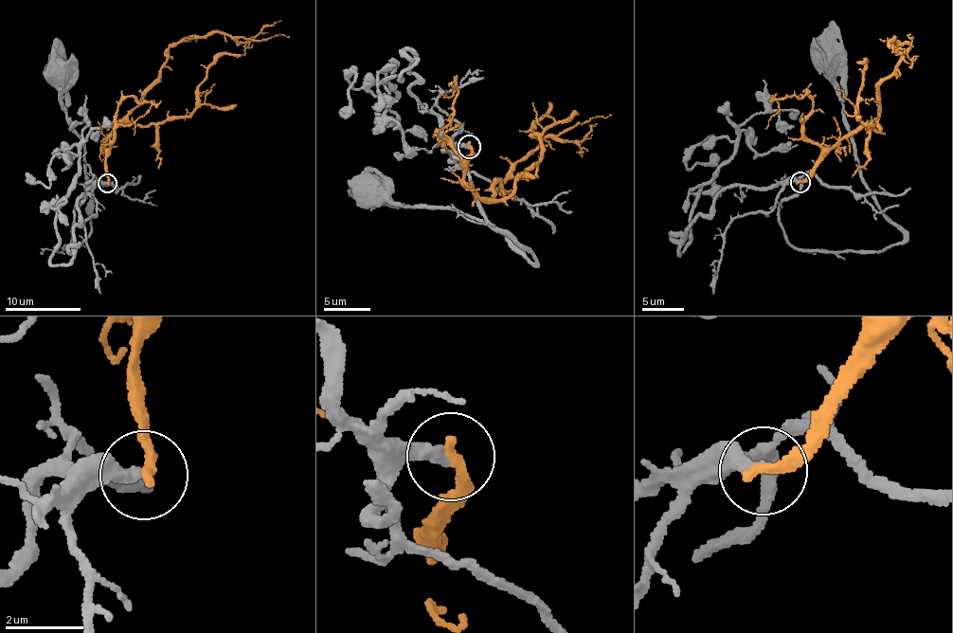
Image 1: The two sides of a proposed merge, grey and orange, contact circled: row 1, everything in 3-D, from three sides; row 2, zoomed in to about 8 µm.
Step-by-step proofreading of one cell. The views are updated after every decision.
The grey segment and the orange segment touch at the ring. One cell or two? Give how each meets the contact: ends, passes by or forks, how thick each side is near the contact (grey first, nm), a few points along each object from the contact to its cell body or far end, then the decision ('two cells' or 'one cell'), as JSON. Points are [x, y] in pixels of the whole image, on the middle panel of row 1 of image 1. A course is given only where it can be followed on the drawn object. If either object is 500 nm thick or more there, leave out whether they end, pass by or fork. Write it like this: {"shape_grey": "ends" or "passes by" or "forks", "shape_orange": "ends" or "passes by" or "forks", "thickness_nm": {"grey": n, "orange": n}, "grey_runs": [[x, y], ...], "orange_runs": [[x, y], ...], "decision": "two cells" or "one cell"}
{"shape_grey": "ends", "shape_orange": "ends", "thickness_nm": {"grey": 320, "orange": 320}, "grey_runs": [[468, 147], [455, 161], [442, 150], [459, 159], [477, 209], [534, 262], [472, 215], [399, 205], [371, 189]], "orange_runs": [[468, 147], [462, 175], [492, 199], [497, 180], [501, 190], [540, 144], [580, 142], [598, 122]], "decision": "one cell"}

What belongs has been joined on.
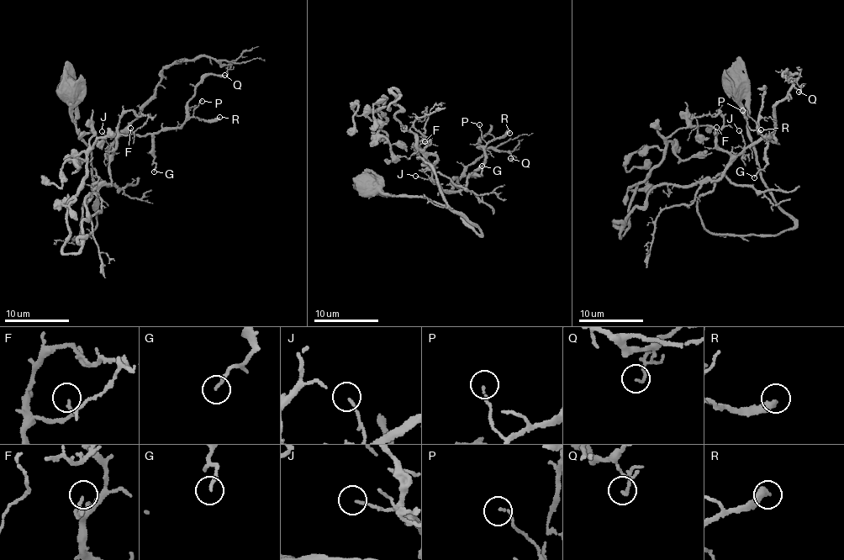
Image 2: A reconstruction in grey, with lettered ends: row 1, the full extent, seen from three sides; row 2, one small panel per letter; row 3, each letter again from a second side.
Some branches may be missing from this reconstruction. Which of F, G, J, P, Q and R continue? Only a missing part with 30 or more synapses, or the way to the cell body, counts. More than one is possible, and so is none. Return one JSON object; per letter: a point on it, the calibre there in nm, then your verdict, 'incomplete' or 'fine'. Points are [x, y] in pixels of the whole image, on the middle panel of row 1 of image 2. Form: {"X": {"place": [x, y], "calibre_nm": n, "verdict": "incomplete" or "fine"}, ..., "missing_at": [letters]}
{"F": {"place": [424, 141], "calibre_nm": 140, "verdict": "fine"}, "G": {"place": [482, 166], "calibre_nm": 150, "verdict": "fine"}, "J": {"place": [415, 176], "calibre_nm": 110, "verdict": "fine"}, "P": {"place": [479, 124], "calibre_nm": 110, "verdict": "fine"}, "Q": {"place": [510, 158], "calibre_nm": 120, "verdict": "fine"}, "R": {"place": [509, 133], "calibre_nm": 400, "verdict": "incomplete"}, "missing_at": ["R"]}

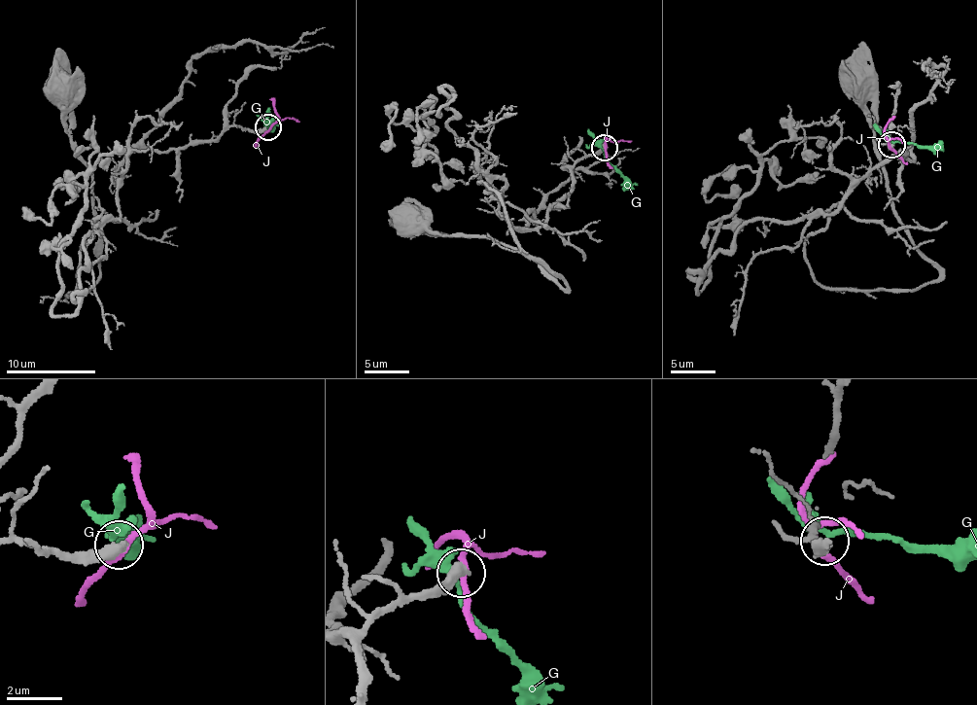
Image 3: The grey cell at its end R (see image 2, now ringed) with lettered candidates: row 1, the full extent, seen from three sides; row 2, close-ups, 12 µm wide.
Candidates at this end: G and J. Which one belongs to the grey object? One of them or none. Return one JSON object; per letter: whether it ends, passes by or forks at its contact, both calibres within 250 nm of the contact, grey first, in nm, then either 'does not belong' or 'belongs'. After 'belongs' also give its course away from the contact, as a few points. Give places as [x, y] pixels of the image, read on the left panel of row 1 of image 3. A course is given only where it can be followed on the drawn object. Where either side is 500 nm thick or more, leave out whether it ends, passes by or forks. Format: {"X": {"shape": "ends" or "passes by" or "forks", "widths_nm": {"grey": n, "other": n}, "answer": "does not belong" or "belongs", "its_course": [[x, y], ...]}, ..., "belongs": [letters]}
{"G": {"widths_nm": {"grey": 500, "other": 240}, "answer": "does not belong"}, "J": {"shape": "passes by", "widths_nm": {"grey": 480, "other": 200}, "answer": "does not belong"}, "belongs": []}

